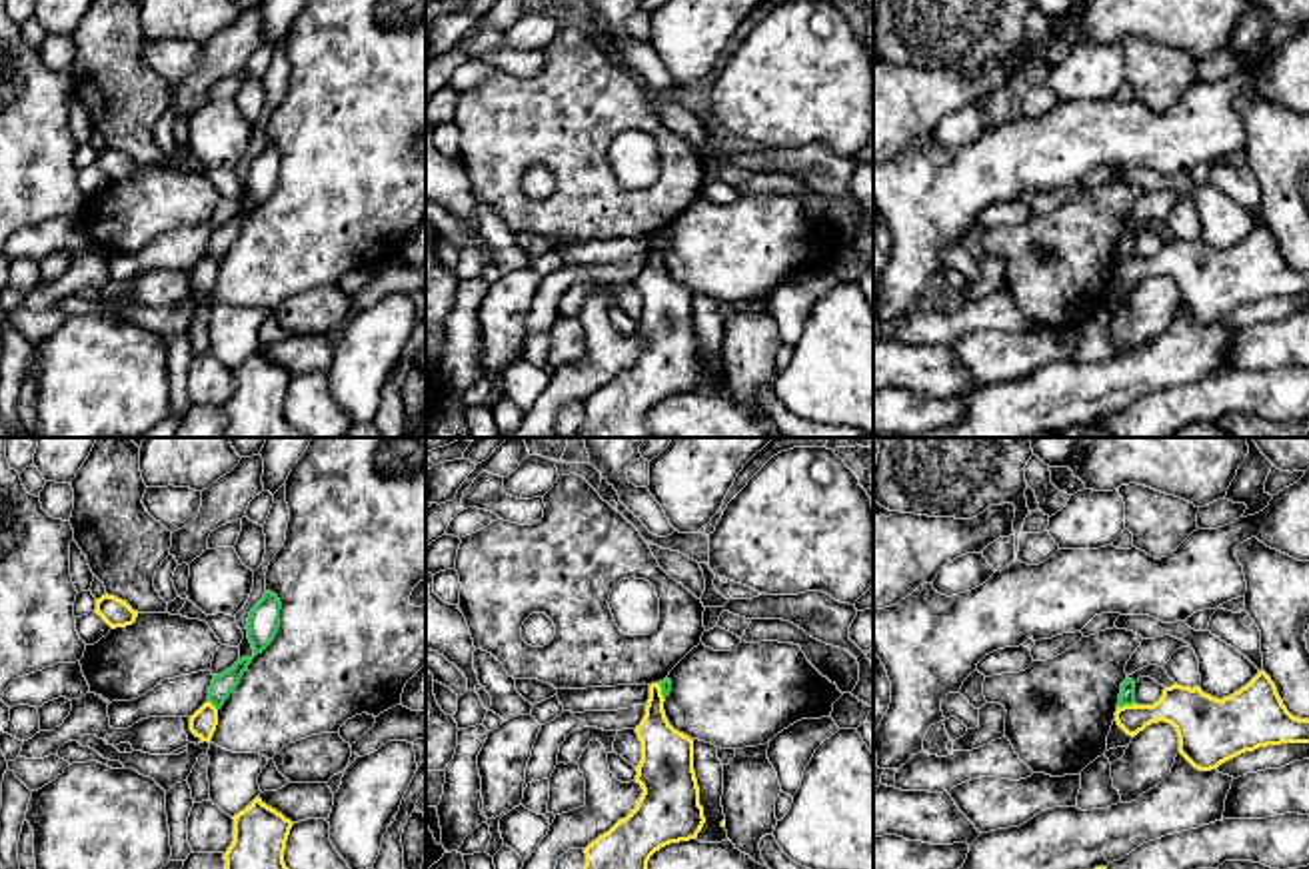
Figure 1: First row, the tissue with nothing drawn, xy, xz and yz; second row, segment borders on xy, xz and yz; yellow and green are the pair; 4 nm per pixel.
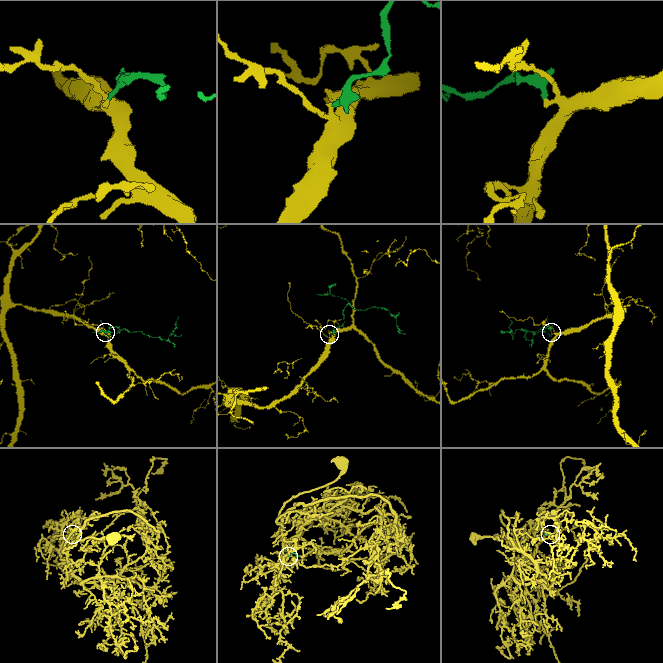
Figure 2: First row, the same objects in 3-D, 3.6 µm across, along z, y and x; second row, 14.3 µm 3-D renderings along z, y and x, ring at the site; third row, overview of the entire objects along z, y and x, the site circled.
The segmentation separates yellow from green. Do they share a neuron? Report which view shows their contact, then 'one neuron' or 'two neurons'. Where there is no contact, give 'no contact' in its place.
contact in yz; two neurons

